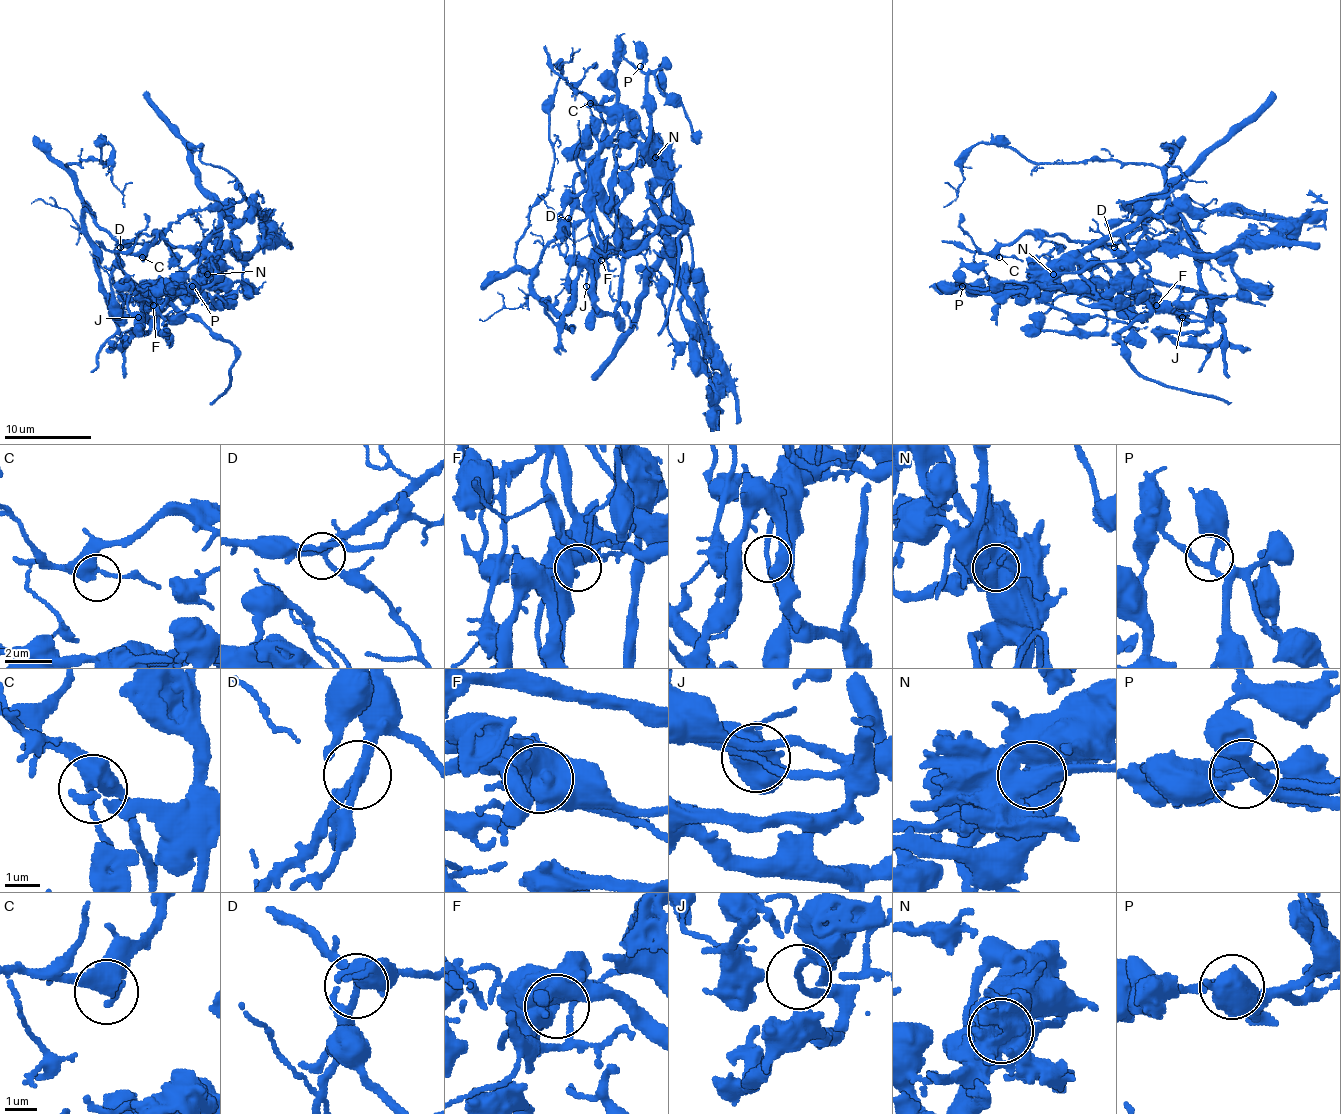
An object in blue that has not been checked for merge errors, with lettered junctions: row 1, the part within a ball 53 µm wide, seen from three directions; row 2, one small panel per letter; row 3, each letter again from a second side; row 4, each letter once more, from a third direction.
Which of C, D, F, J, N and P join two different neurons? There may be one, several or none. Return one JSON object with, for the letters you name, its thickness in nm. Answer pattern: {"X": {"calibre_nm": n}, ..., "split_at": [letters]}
{"J": {"calibre_nm": 140}, "N": {"calibre_nm": 800}, "split_at": ["J", "N"]}

